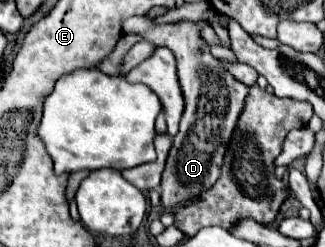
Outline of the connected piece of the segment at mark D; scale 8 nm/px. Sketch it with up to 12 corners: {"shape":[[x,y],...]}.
{"shape":[[127,18],[125,34],[177,58],[185,112],[161,204],[221,174],[249,88],[209,54],[195,22]]}

